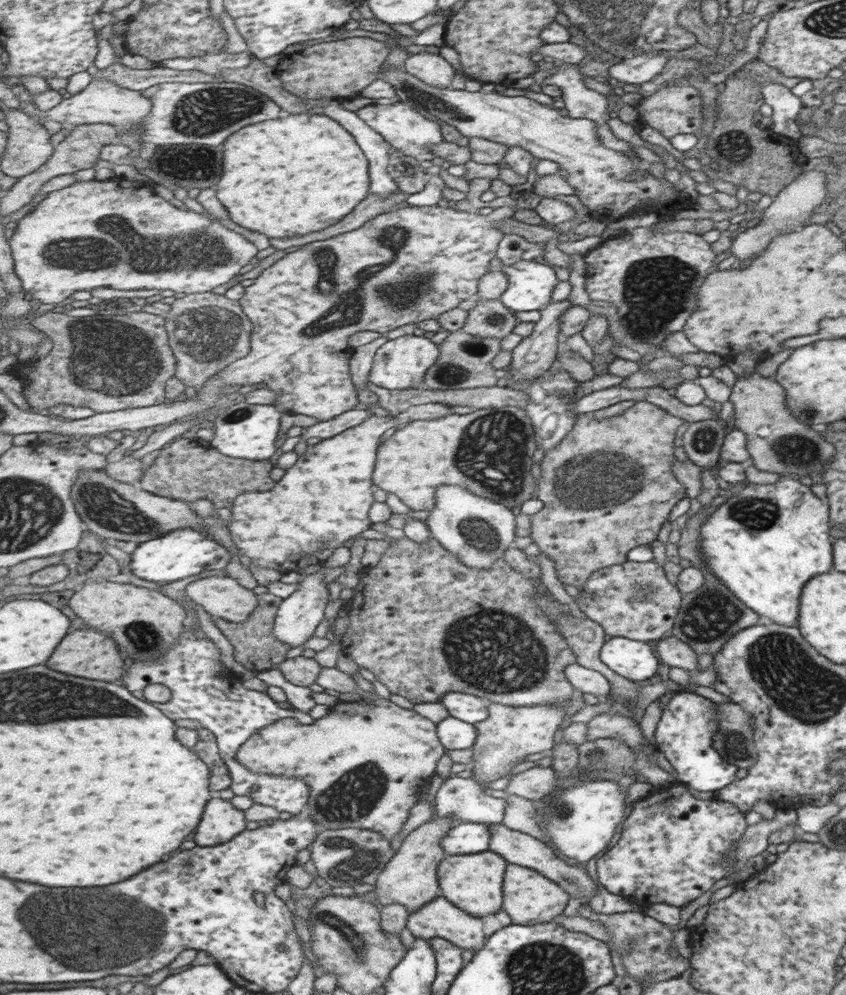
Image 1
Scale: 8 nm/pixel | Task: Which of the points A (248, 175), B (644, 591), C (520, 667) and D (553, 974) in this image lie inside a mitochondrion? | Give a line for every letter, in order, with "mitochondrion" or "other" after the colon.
A: other
B: other
C: mitochondrion
D: mitochondrion

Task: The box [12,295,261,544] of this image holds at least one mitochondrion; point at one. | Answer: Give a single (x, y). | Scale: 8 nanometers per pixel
(130, 364)

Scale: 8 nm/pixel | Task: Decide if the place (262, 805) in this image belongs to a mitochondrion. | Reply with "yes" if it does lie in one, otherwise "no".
no

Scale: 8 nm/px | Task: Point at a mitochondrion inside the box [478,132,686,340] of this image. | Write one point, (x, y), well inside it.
(494, 320)

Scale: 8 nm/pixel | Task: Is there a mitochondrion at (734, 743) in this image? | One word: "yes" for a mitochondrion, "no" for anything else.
yes

